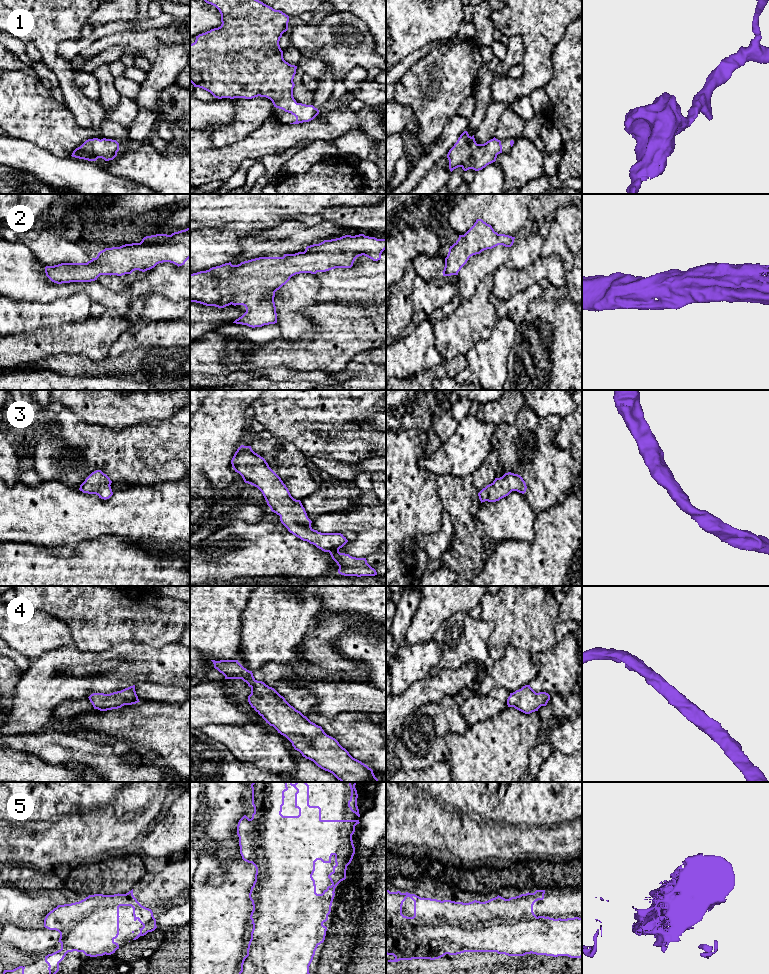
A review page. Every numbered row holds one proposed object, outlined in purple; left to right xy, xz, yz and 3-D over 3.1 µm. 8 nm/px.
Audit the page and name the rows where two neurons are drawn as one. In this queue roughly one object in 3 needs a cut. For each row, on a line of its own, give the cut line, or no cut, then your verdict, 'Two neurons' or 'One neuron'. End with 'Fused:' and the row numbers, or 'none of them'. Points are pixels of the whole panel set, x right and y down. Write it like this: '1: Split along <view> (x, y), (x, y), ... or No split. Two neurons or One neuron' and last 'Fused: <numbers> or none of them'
1: No split. One neuron
2: No split. One neuron
3: No split. One neuron
4: No split. One neuron
5: No split. One neuron
Fused: none of them

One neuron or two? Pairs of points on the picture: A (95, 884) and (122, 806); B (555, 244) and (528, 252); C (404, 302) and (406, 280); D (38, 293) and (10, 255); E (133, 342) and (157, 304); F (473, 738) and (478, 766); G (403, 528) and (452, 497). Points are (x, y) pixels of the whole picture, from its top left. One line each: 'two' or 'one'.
A: two
B: two
C: one
D: one
E: two
F: one
G: two

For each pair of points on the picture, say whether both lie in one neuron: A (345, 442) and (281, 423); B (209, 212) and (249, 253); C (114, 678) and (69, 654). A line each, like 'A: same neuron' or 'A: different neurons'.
A: same neuron
B: different neurons
C: same neuron

